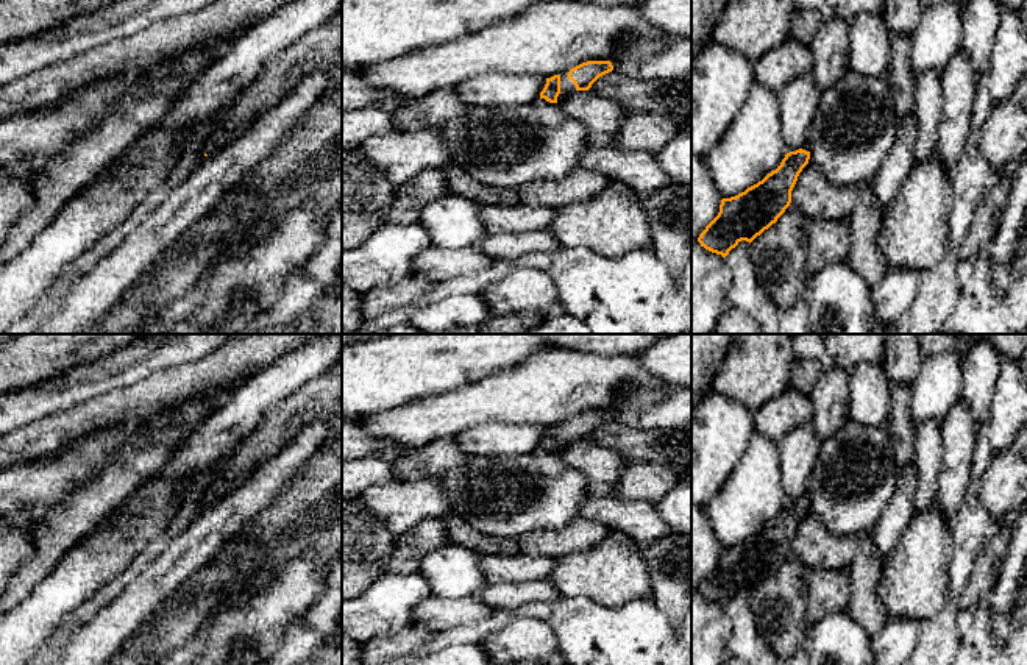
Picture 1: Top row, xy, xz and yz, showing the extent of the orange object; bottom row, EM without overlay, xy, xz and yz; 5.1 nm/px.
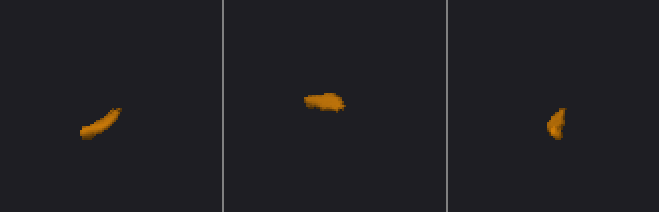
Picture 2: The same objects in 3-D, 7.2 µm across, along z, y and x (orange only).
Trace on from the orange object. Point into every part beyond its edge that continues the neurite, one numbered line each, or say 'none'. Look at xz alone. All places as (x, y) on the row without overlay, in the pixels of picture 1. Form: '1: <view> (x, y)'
1: xz (567, 436)

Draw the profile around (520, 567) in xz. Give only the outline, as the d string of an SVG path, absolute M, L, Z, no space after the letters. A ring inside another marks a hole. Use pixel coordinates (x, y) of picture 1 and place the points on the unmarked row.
M482 554L481 571L487 582L523 582L546 579L556 557L534 554Z

